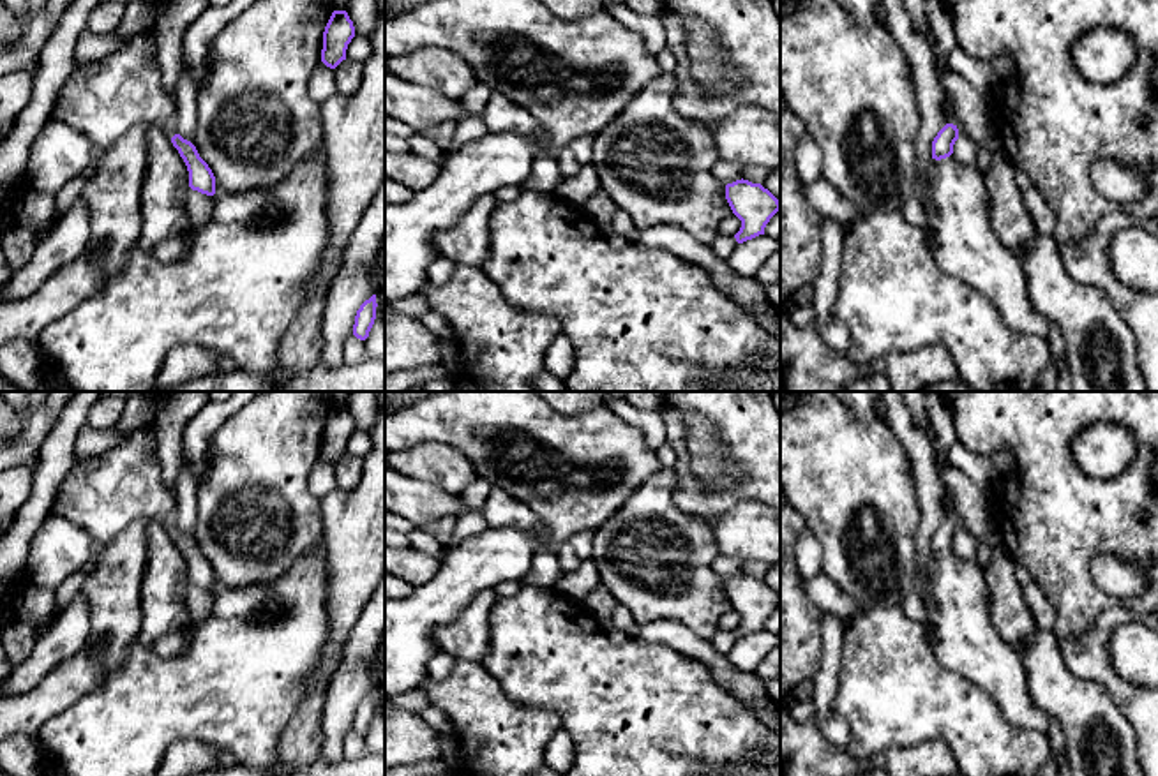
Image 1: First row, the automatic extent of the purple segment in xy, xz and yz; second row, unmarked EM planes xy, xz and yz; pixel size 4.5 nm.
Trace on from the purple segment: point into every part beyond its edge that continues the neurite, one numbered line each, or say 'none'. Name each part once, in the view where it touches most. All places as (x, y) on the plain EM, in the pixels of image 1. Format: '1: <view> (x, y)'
1: yz (948, 501)

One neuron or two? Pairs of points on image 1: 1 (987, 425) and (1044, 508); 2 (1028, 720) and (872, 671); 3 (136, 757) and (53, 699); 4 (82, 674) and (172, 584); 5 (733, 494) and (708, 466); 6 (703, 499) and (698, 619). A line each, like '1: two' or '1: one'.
1: one
2: two
3: two
4: two
5: two
6: two

